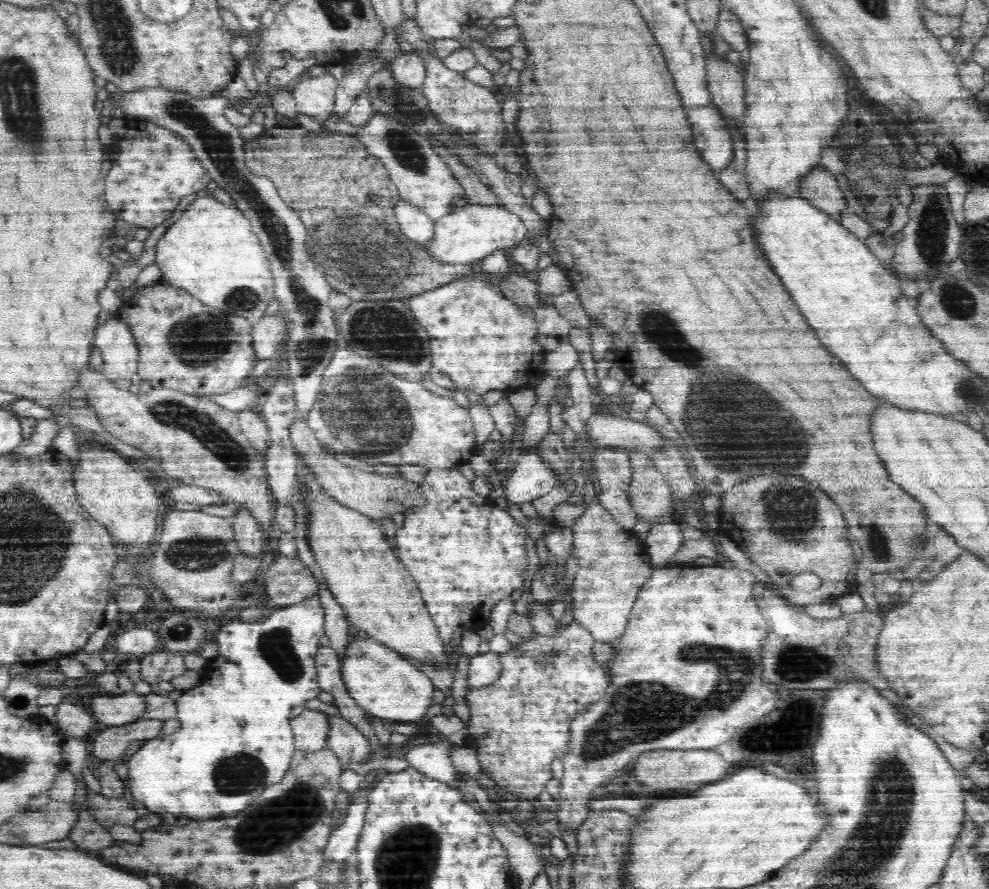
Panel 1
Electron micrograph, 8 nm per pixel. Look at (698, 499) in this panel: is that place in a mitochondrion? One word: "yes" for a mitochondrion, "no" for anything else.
no

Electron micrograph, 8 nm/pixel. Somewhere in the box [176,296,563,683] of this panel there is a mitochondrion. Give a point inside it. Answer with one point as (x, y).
(360, 409)

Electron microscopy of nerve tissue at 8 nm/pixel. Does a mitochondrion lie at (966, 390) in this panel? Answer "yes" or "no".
yes

